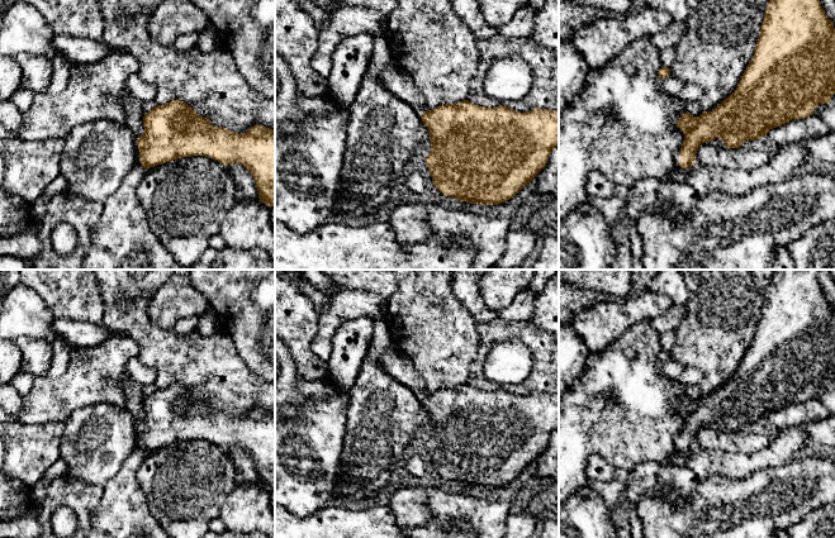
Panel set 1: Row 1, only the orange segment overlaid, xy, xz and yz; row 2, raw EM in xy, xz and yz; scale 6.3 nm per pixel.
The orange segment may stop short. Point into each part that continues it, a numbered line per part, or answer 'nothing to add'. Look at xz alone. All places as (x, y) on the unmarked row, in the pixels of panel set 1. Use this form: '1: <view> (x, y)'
1: xz (395, 363)

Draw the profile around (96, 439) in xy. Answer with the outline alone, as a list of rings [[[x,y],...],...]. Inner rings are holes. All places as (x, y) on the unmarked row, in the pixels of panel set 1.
[[[99,403],[73,411],[65,422],[60,443],[60,458],[67,465],[67,475],[82,482],[104,486],[114,477],[124,460],[137,449],[137,420],[127,409]]]

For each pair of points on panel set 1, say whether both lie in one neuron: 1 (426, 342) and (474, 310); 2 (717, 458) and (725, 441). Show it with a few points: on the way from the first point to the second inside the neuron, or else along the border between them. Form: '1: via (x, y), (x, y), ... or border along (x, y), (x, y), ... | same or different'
1: border along (452, 289), (456, 298), (478, 323) | different
2: border along (696, 447), (725, 451), (727, 453) | different

